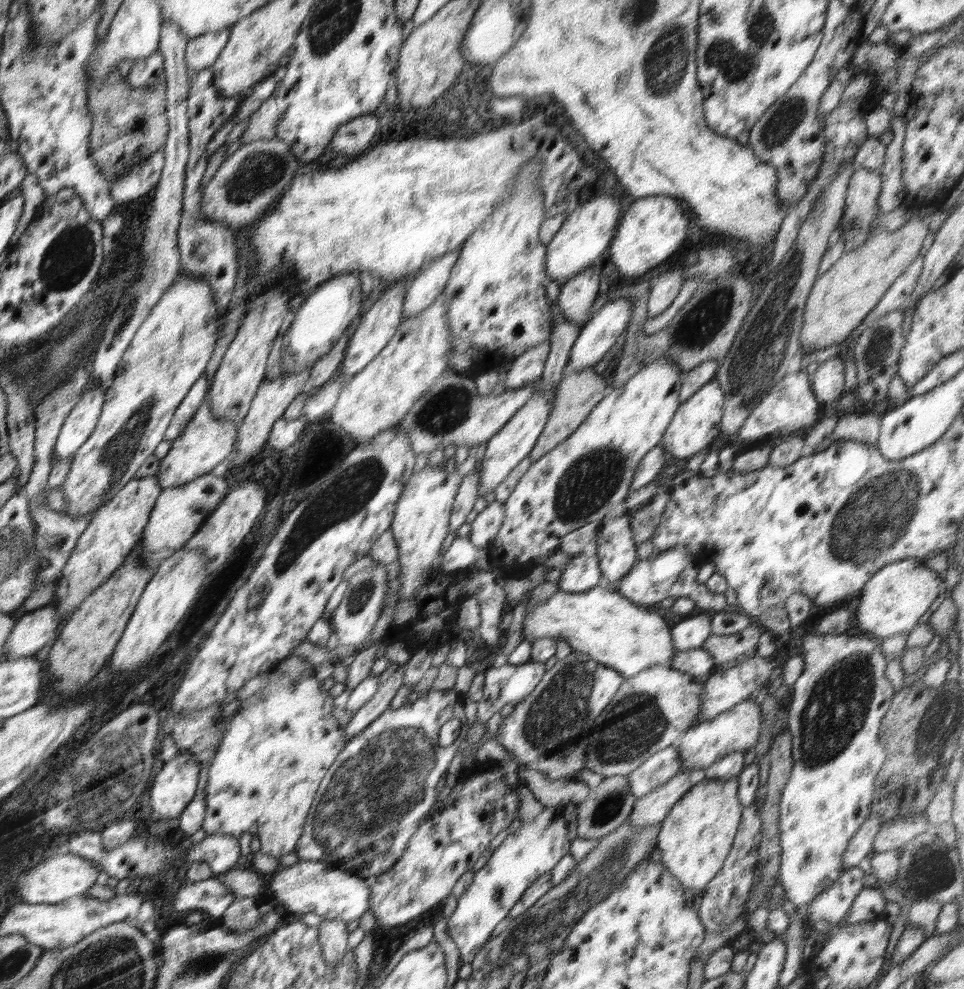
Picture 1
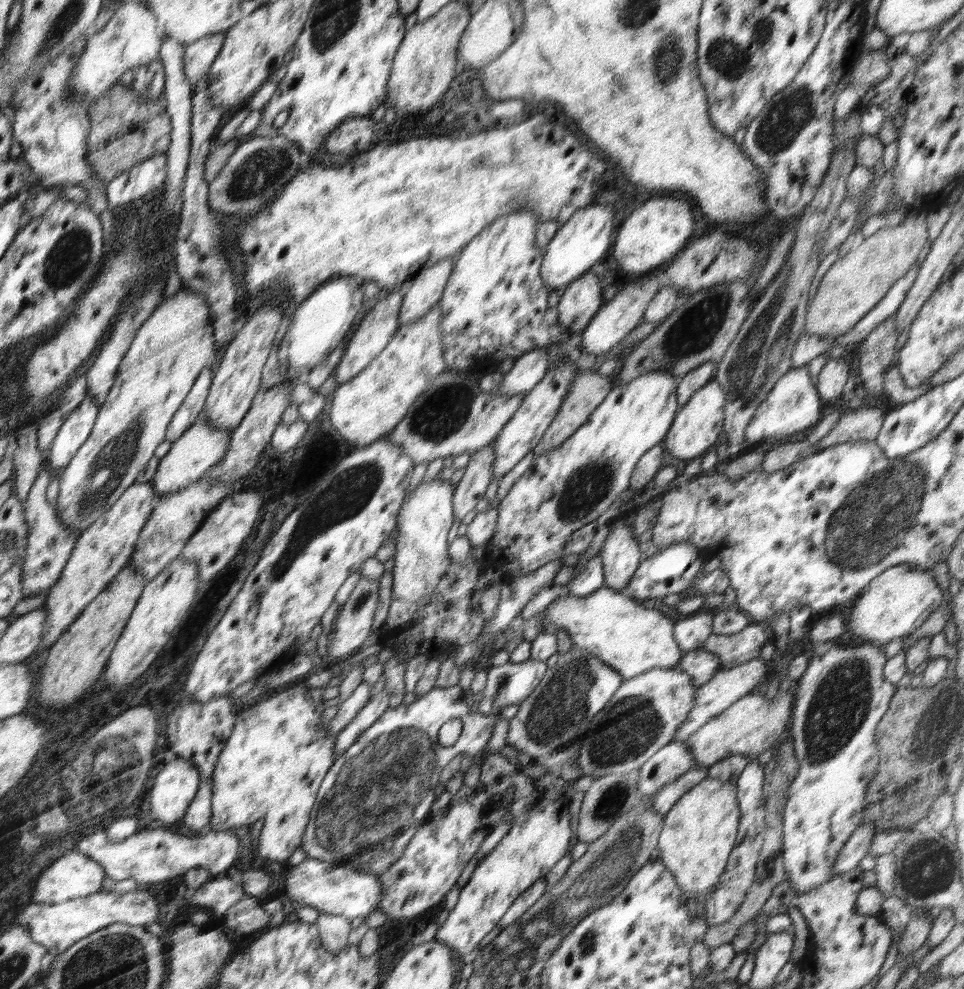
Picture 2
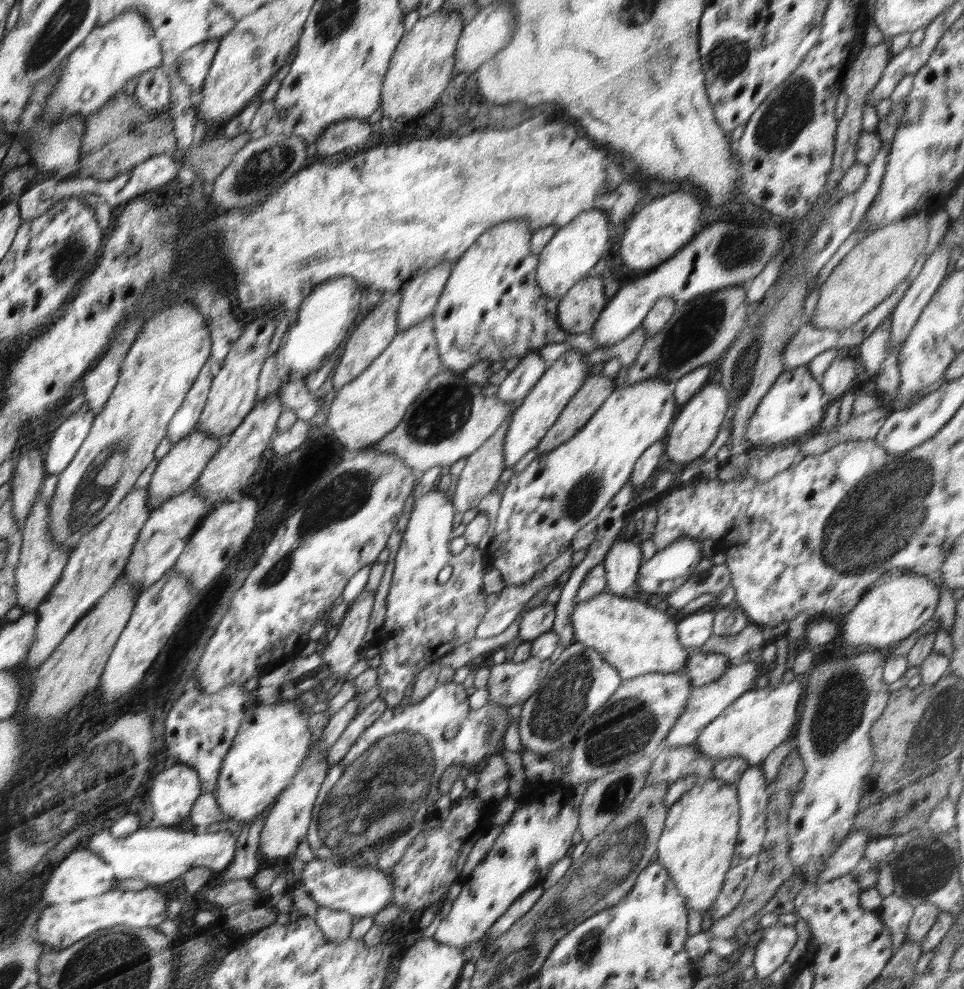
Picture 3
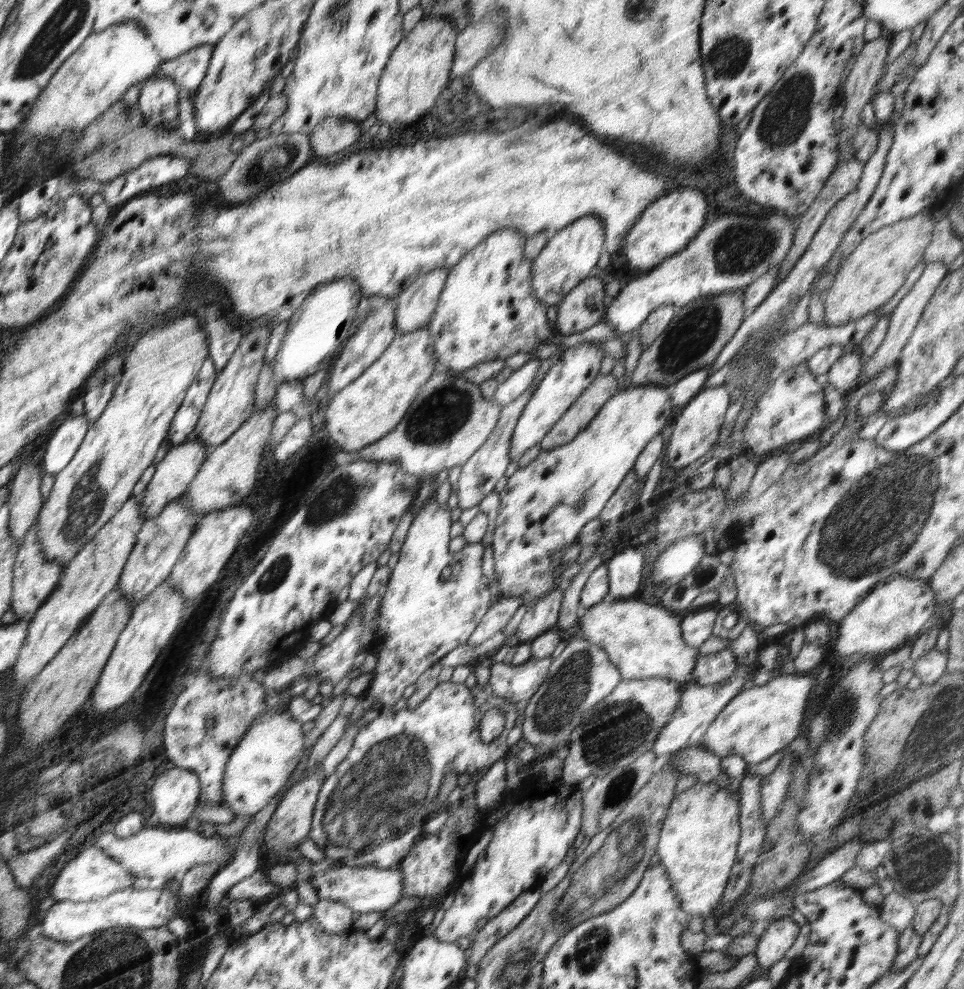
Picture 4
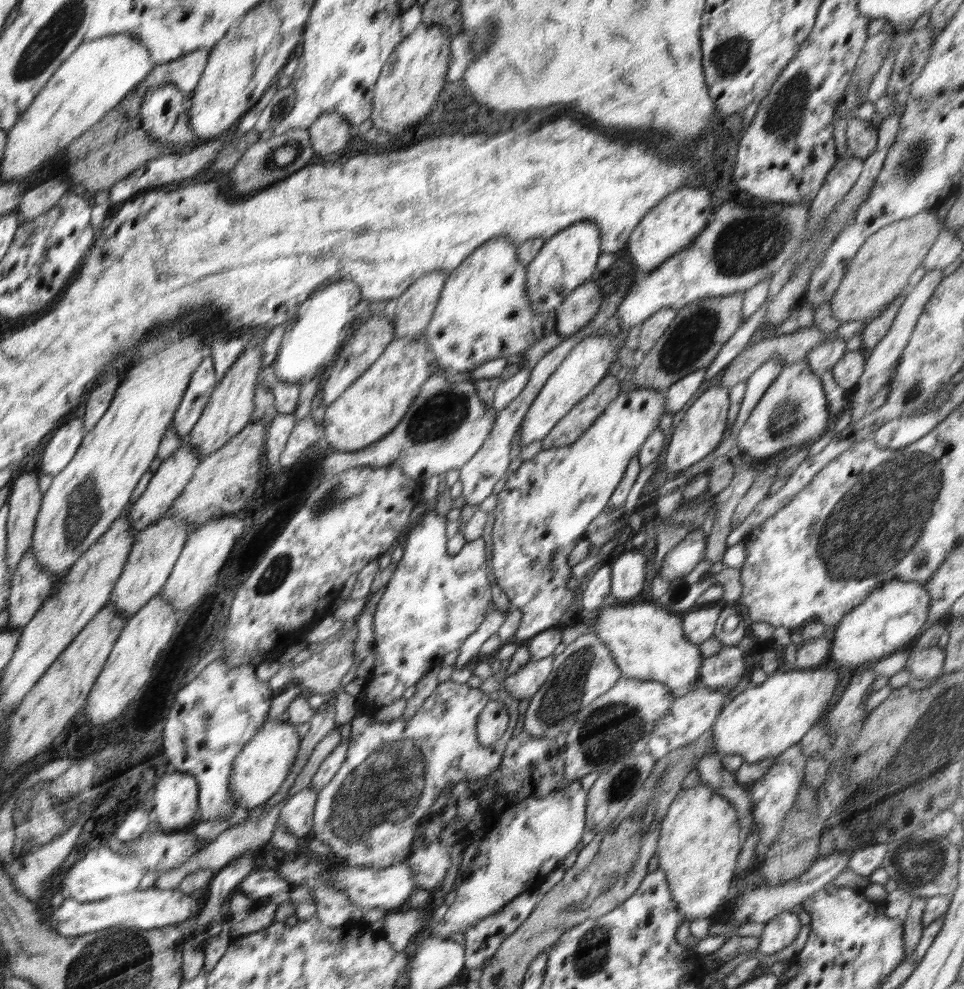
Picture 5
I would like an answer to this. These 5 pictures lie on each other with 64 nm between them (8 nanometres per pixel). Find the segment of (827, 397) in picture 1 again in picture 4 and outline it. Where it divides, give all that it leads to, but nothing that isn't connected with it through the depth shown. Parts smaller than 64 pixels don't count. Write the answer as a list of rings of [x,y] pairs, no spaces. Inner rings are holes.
[[[854,353],[842,355],[821,377],[822,383],[827,382],[832,388],[845,392],[852,390],[855,388],[854,380],[858,378],[862,368],[862,359],[864,359],[862,356]]]

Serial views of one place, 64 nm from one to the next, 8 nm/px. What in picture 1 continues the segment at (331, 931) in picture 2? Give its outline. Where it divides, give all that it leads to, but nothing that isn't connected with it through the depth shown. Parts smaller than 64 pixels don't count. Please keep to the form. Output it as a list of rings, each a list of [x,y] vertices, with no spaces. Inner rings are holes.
[[[324,920],[319,928],[318,941],[322,949],[324,962],[334,968],[343,958],[347,951],[349,937],[348,922],[341,920]]]

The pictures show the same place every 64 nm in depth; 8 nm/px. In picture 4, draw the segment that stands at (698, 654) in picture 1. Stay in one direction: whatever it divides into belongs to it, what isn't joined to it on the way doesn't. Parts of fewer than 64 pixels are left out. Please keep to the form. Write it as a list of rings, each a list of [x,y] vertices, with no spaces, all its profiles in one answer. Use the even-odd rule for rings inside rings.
[[[728,649],[708,656],[699,656],[696,668],[692,672],[691,682],[699,686],[724,684],[732,676],[736,676],[738,668],[740,665],[736,661],[736,655]]]

